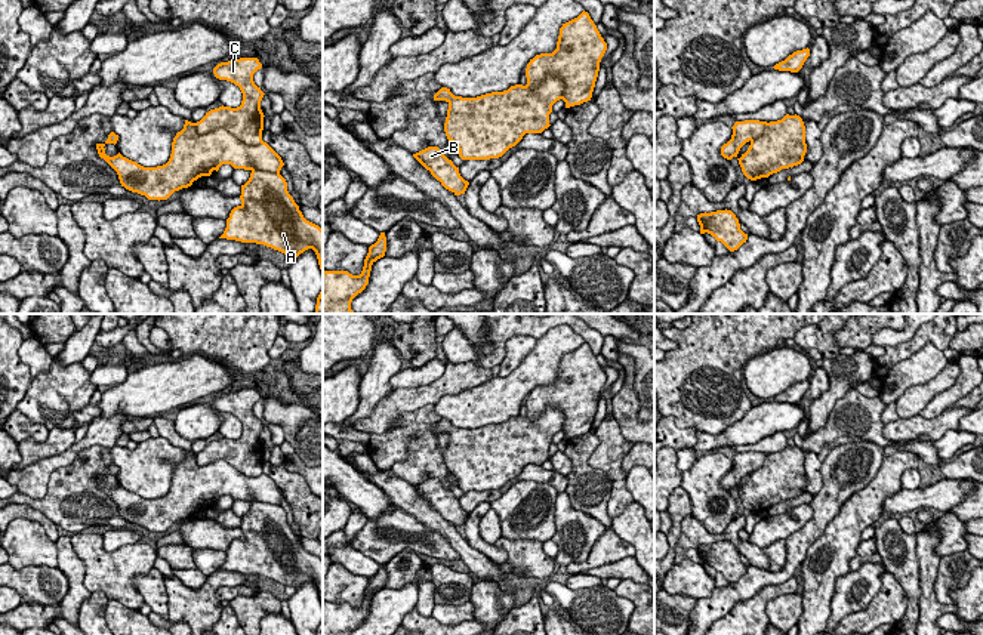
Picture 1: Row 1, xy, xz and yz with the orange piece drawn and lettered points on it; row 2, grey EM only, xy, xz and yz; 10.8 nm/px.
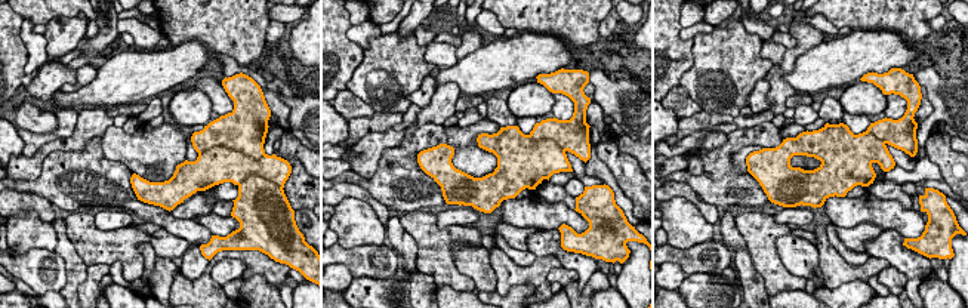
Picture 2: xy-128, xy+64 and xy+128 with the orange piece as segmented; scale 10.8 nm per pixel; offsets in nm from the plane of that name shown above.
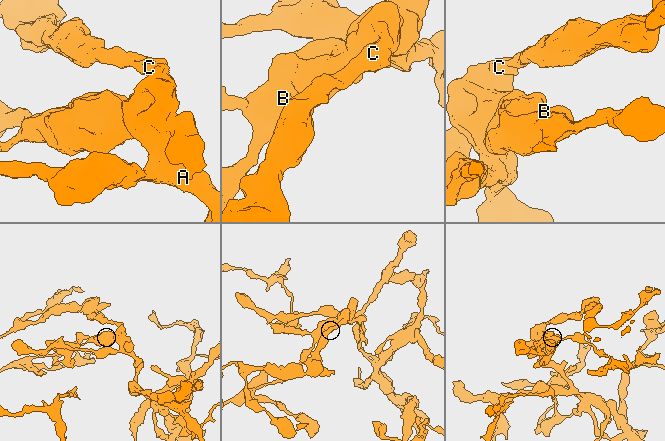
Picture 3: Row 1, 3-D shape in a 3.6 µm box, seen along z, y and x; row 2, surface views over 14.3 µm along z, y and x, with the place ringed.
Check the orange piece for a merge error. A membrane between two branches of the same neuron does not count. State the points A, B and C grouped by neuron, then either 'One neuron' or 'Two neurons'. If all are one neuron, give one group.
Groups: A C / B. Two neurons

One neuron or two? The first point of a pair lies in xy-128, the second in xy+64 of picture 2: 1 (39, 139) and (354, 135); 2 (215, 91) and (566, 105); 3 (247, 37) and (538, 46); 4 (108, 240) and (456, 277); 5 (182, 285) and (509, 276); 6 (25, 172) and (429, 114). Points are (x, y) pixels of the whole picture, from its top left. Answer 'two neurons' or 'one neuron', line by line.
1: one neuron
2: one neuron
3: two neurons
4: one neuron
5: one neuron
6: one neuron

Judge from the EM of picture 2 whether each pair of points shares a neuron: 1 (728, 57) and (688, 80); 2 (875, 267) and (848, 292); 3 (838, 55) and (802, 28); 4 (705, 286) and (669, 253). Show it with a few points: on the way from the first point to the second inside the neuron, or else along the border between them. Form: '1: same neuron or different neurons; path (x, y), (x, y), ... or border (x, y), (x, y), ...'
1: same neuron; path (718, 67), (705, 80), (699, 80)
2: different neurons; border (866, 282), (850, 280), (828, 289)
3: different neurons; border (826, 37), (807, 49), (794, 64)
4: different neurons; border (727, 267), (721, 271), (693, 273), (686, 277)

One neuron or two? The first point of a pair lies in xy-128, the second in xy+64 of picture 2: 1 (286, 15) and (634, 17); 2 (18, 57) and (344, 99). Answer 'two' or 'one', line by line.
1: one
2: two

